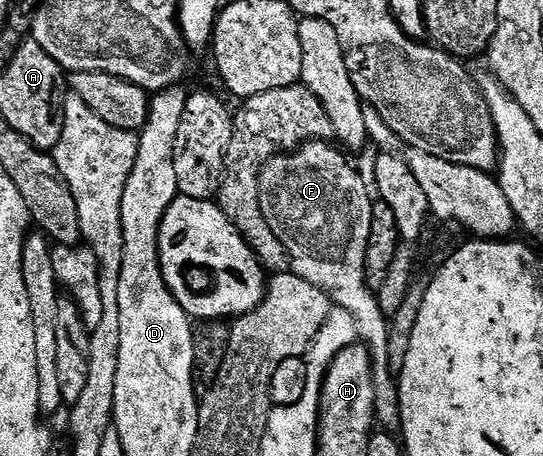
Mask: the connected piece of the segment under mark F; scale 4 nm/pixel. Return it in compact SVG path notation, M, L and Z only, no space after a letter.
M311 141L289 153L272 156L263 165L258 178L260 209L268 225L272 225L272 233L284 241L293 274L325 291L334 307L343 307L352 313L359 340L370 350L370 358L374 360L377 426L383 431L398 433L402 430L402 414L396 375L390 370L388 361L390 324L388 316L380 309L377 294L366 284L364 265L375 200L368 183L366 188L365 181L345 159L347 156L337 146L330 145L326 141Z

